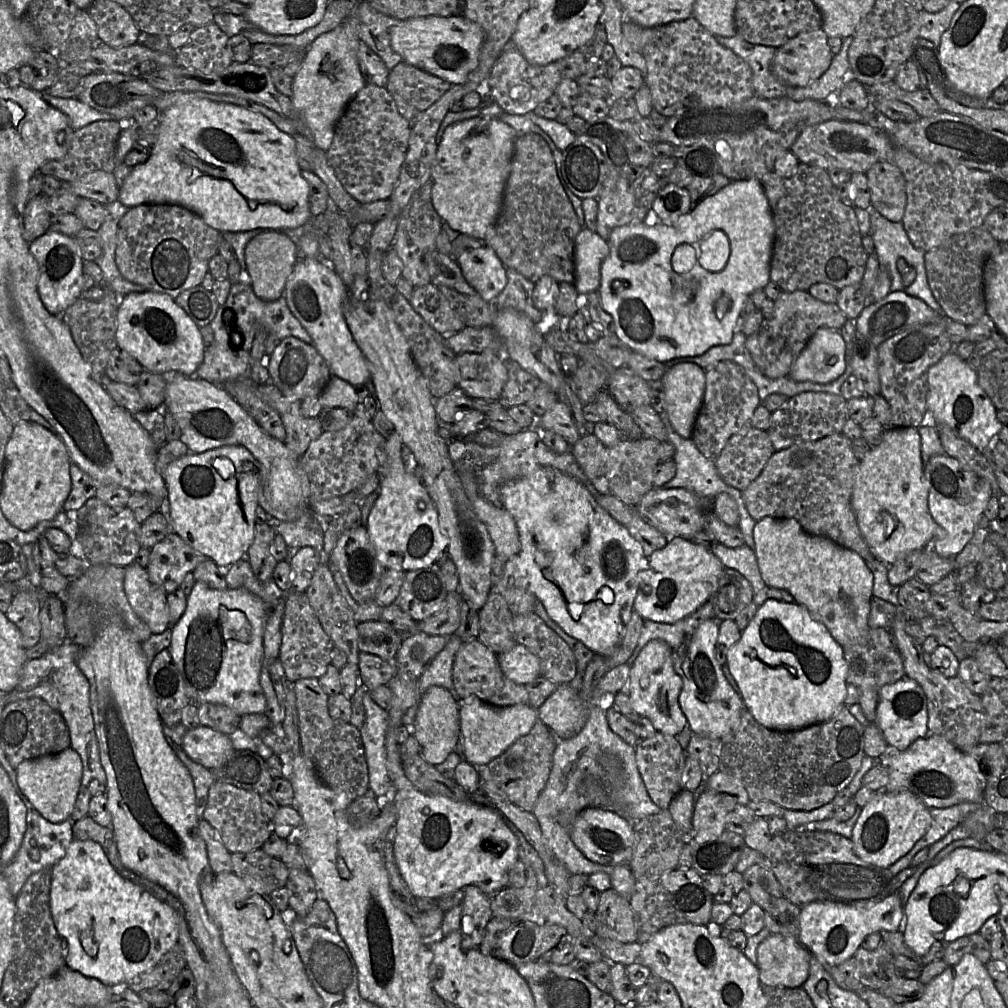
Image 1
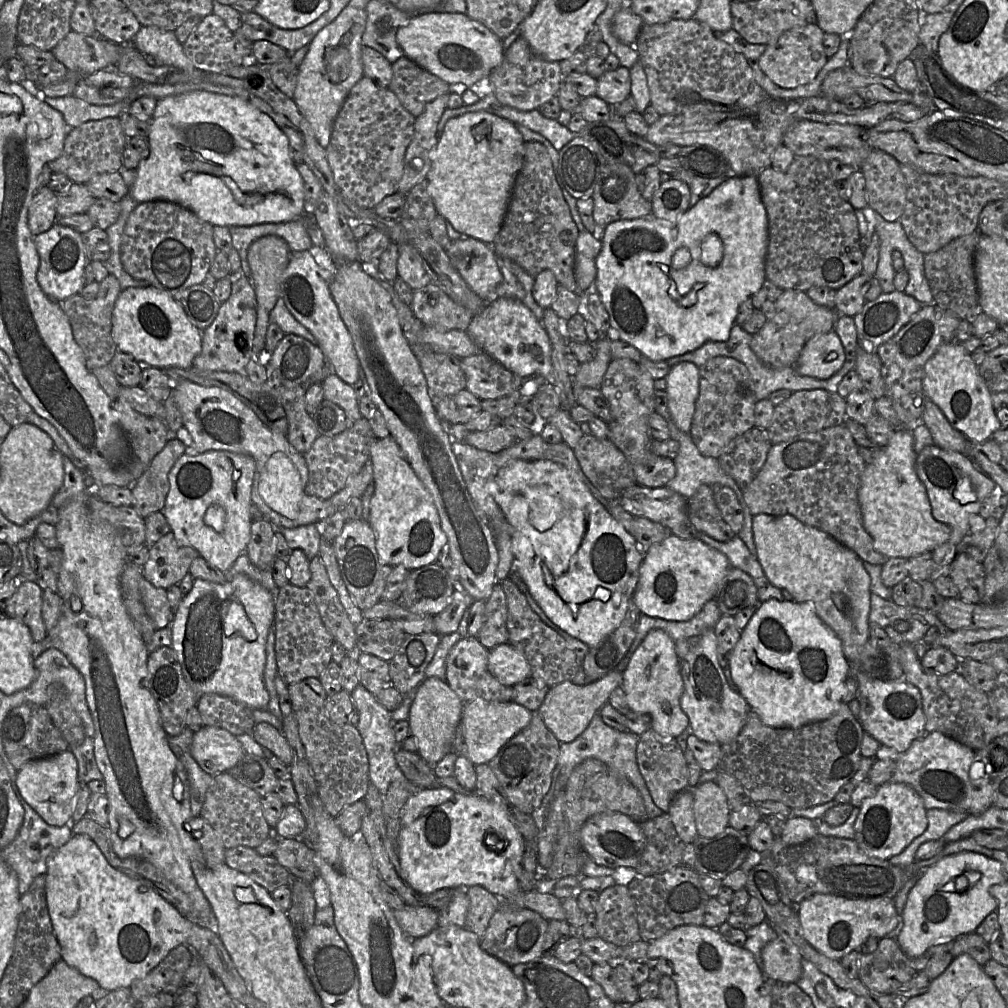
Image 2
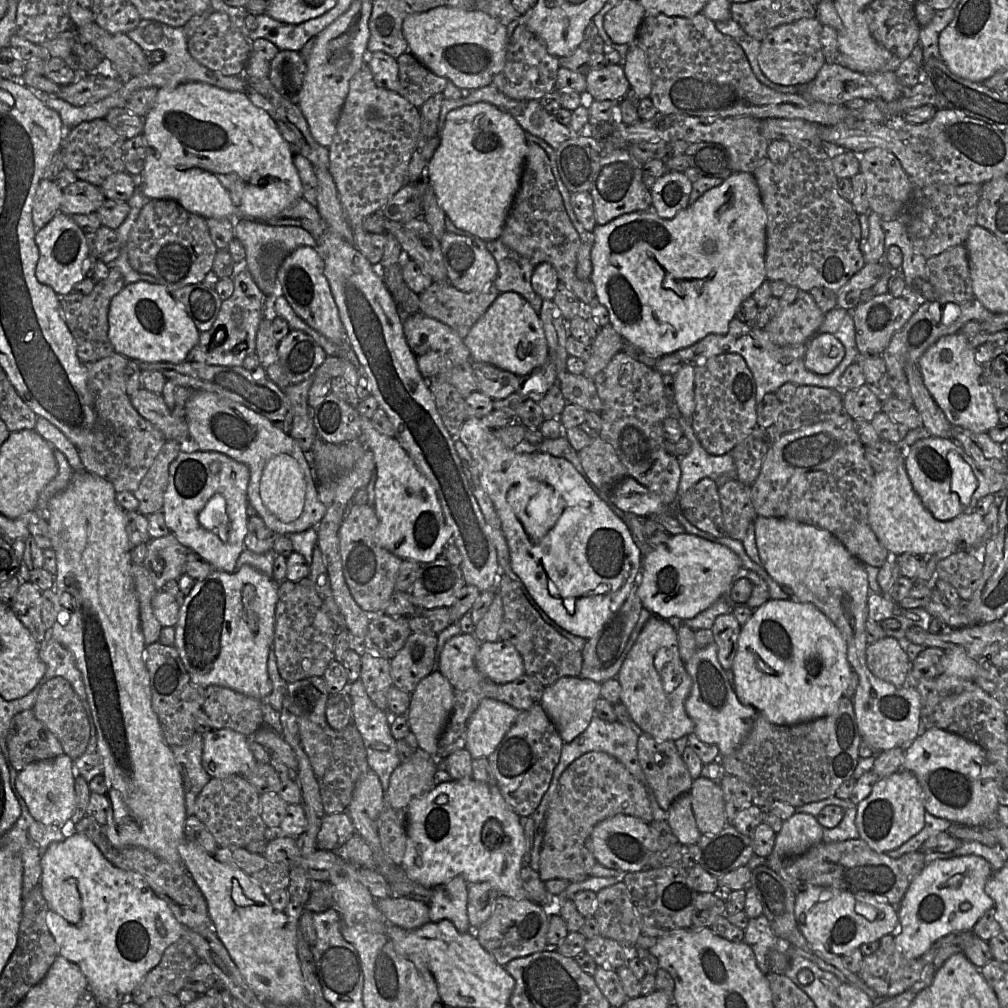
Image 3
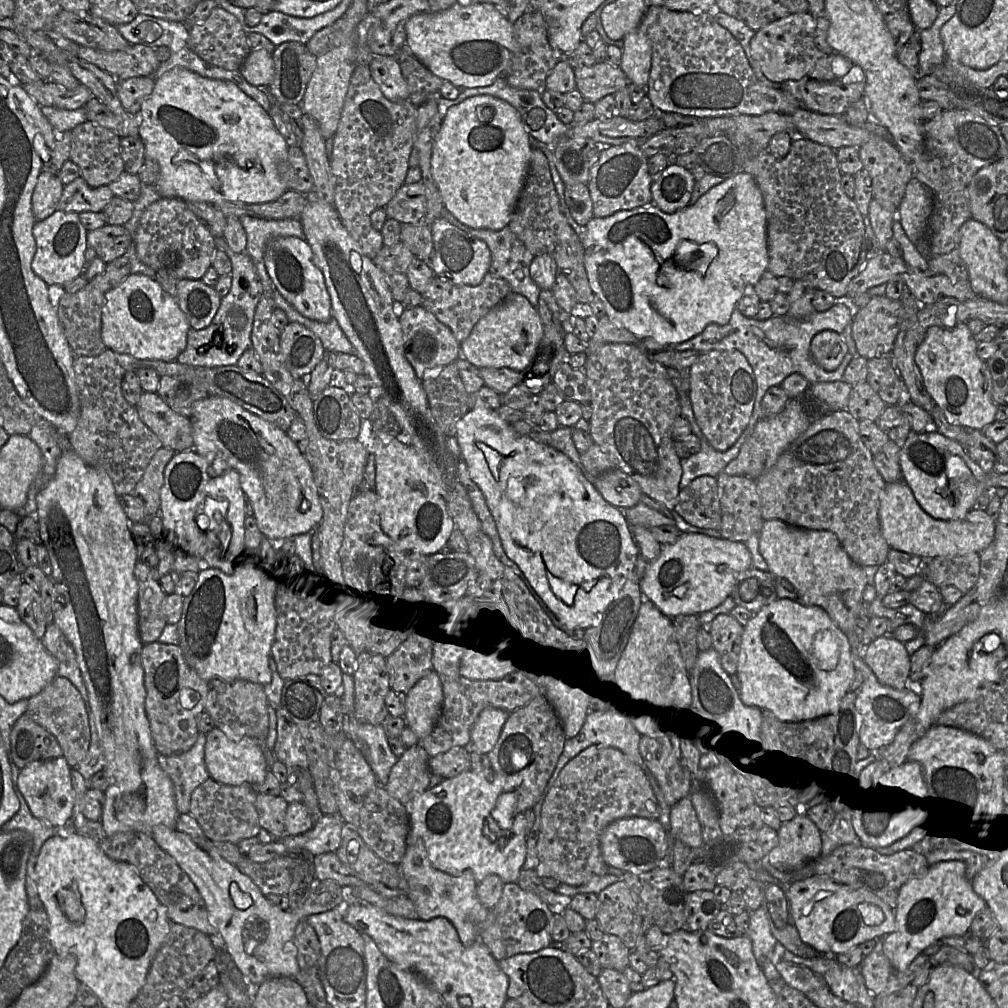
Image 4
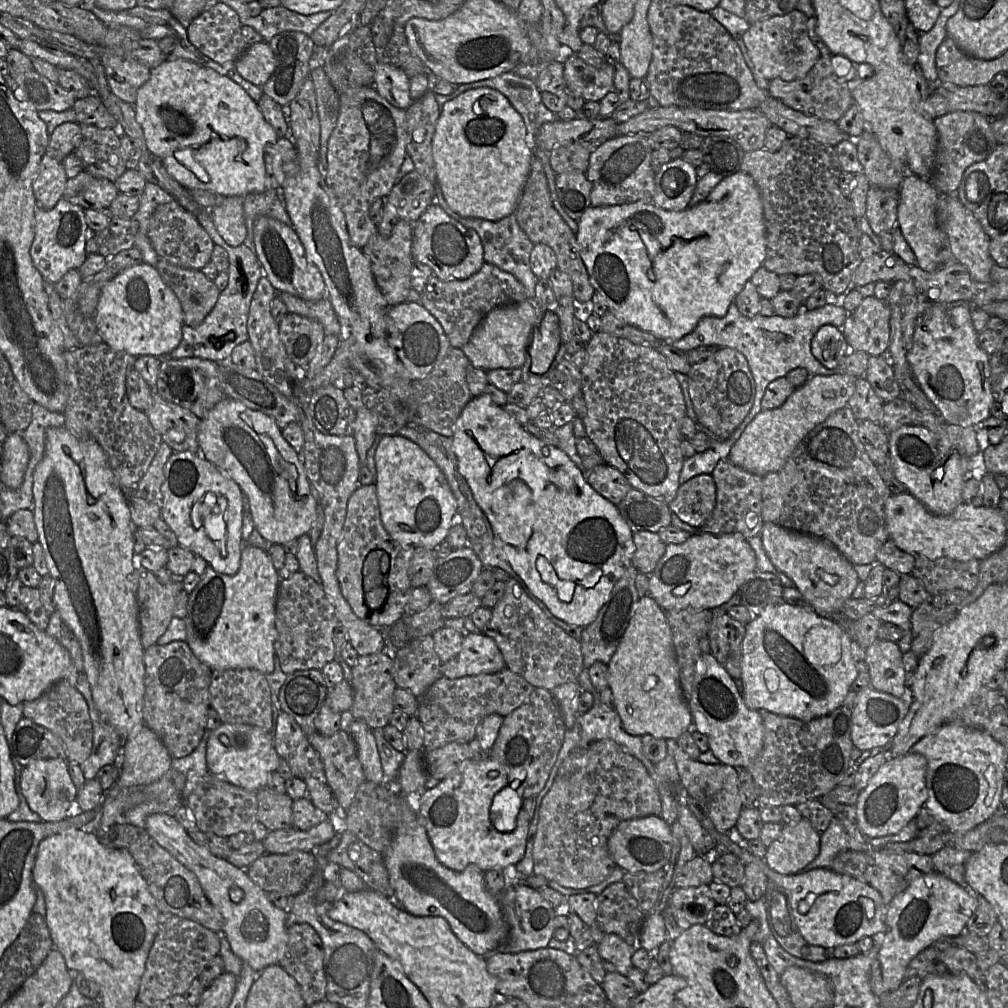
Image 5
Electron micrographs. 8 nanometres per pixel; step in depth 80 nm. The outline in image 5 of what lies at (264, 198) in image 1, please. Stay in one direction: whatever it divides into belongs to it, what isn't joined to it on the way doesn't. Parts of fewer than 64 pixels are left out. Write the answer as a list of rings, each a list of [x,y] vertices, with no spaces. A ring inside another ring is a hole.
[[[166,59],[151,69],[148,81],[137,92],[134,107],[149,151],[161,160],[168,174],[189,191],[202,189],[220,197],[244,197],[267,189],[264,149],[279,136],[266,122],[257,103],[230,78],[189,60]]]

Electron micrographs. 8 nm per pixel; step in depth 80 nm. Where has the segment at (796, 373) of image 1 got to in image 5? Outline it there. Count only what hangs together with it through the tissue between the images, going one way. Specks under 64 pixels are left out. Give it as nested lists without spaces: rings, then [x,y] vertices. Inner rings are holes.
[[[833,325],[821,326],[811,341],[813,356],[827,369],[838,368],[849,351],[841,329]]]

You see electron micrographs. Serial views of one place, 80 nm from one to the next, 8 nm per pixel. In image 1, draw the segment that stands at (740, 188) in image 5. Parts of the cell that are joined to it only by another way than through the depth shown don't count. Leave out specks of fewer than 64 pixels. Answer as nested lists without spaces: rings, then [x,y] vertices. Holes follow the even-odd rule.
[[[755,178],[731,181],[717,193],[700,202],[689,213],[682,215],[674,225],[667,226],[659,222],[654,225],[646,225],[645,223],[641,223],[616,227],[611,232],[611,235],[607,241],[610,252],[601,265],[601,281],[598,289],[598,293],[601,296],[603,309],[612,316],[615,323],[615,334],[633,352],[640,353],[649,359],[662,363],[666,363],[674,358],[699,356],[704,354],[713,346],[730,344],[734,335],[734,327],[736,326],[737,319],[743,308],[745,300],[749,296],[751,297],[751,294],[754,291],[764,289],[764,287],[770,282],[770,262],[772,258],[774,238],[775,224],[769,201],[765,195],[760,180]],[[713,230],[722,230],[727,235],[730,243],[730,256],[728,262],[725,268],[720,272],[710,272],[704,269],[699,263],[700,241]],[[680,244],[692,245],[696,250],[697,259],[693,268],[683,274],[676,273],[671,264],[672,254],[675,248]]]

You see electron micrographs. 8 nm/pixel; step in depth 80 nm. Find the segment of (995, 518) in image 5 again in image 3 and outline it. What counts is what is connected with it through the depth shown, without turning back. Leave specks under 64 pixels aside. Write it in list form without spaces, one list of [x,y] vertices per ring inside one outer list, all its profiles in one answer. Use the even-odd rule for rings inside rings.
[[[900,445],[900,455],[897,455],[896,458],[894,458],[890,462],[890,465],[887,469],[884,469],[883,471],[875,474],[873,487],[872,487],[872,496],[869,504],[868,522],[872,531],[875,533],[876,537],[878,538],[879,542],[889,551],[890,555],[900,555],[904,553],[934,555],[936,553],[940,553],[944,551],[948,547],[959,547],[959,549],[963,547],[973,547],[981,542],[981,539],[986,532],[986,524],[984,522],[984,517],[976,512],[973,512],[969,515],[962,515],[949,521],[939,521],[932,516],[932,514],[925,508],[921,499],[919,498],[919,496],[917,495],[917,493],[915,492],[912,486],[912,483],[909,479],[909,476],[905,468],[905,458],[904,455],[901,453],[901,445]]]

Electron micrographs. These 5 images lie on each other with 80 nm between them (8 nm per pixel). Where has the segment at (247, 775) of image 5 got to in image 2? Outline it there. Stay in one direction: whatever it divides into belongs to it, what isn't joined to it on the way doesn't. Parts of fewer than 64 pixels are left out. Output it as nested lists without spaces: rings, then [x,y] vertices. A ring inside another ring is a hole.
[[[203,726],[193,733],[190,753],[202,770],[212,776],[228,771],[246,754],[235,735],[212,726]]]

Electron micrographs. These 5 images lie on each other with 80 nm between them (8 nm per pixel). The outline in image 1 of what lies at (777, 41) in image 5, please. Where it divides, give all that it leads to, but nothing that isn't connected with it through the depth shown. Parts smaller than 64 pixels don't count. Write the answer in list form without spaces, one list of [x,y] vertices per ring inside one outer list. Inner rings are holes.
[[[821,28],[802,32],[776,49],[771,72],[784,85],[804,87],[826,72],[832,58],[828,36]]]

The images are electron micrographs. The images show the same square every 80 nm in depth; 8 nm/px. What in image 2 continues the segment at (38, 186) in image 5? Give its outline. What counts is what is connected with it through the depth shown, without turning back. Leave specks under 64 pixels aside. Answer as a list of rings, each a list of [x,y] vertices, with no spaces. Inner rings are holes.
[[[48,186],[39,188],[34,194],[27,216],[28,227],[34,237],[46,232],[56,223],[56,204],[57,194]]]

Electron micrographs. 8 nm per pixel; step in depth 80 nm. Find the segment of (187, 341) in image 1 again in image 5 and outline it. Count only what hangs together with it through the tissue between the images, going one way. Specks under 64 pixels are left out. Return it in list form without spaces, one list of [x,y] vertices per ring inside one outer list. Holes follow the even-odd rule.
[[[140,263],[125,269],[104,285],[97,304],[96,325],[103,342],[115,350],[135,357],[167,357],[181,342],[183,311],[156,267]]]

